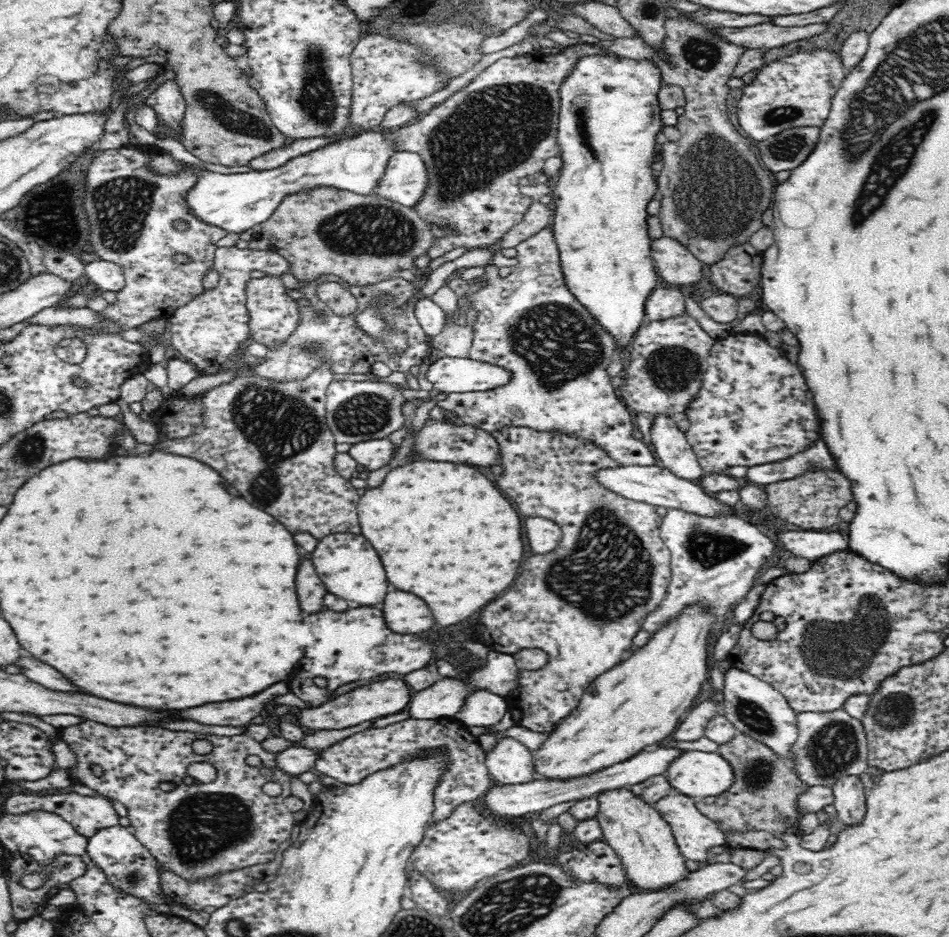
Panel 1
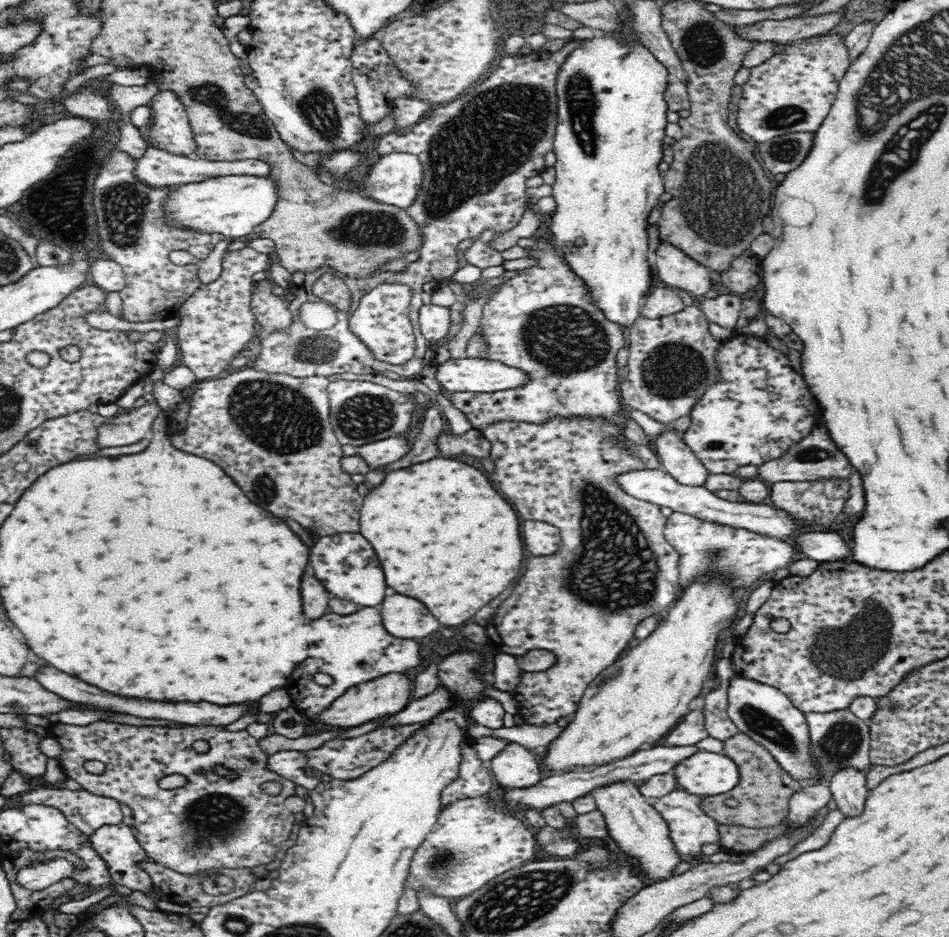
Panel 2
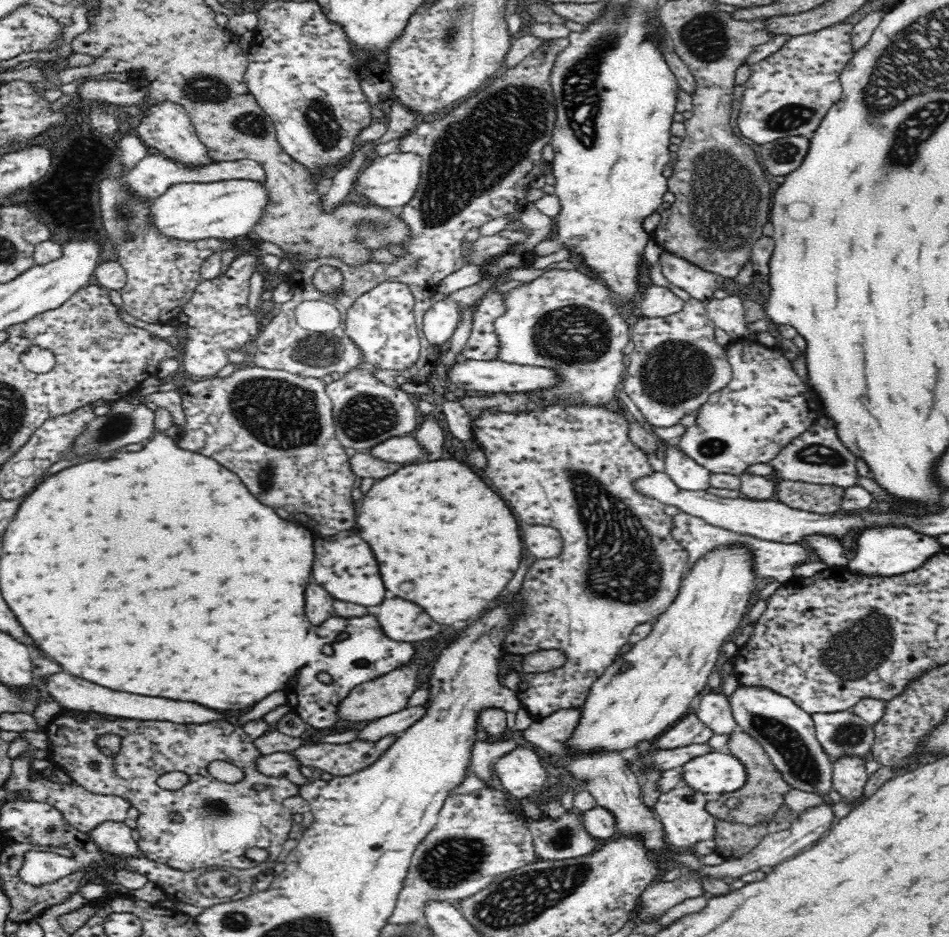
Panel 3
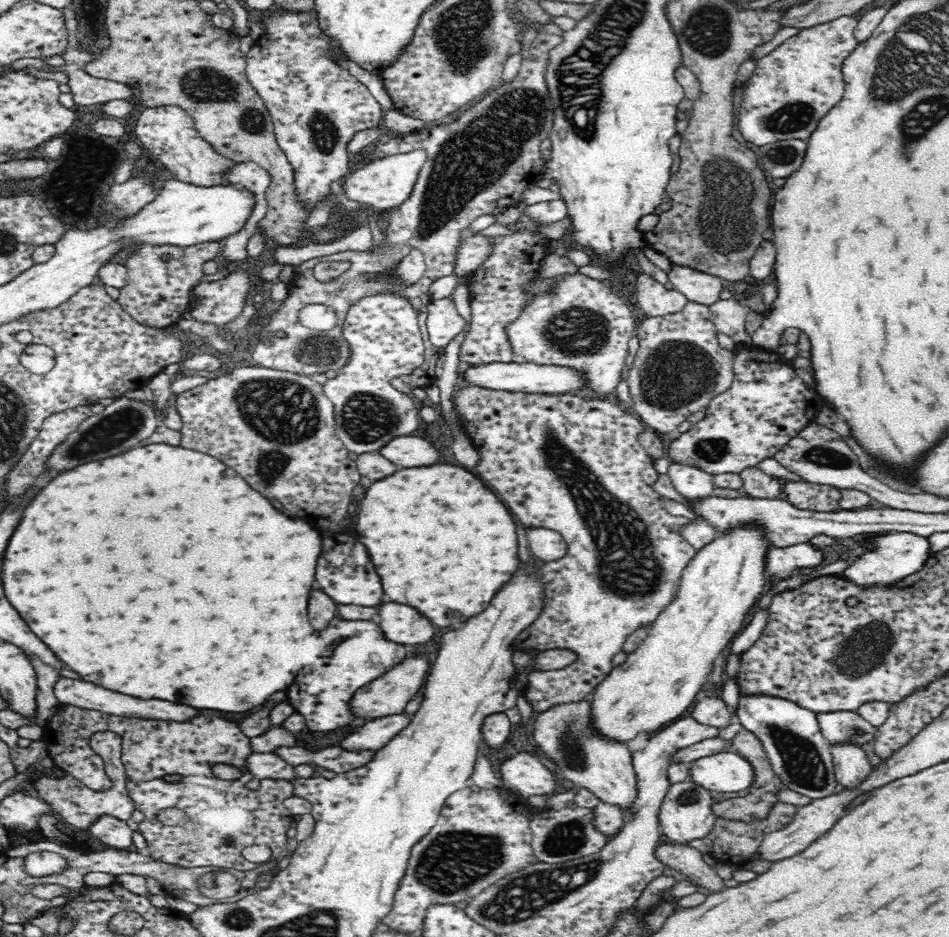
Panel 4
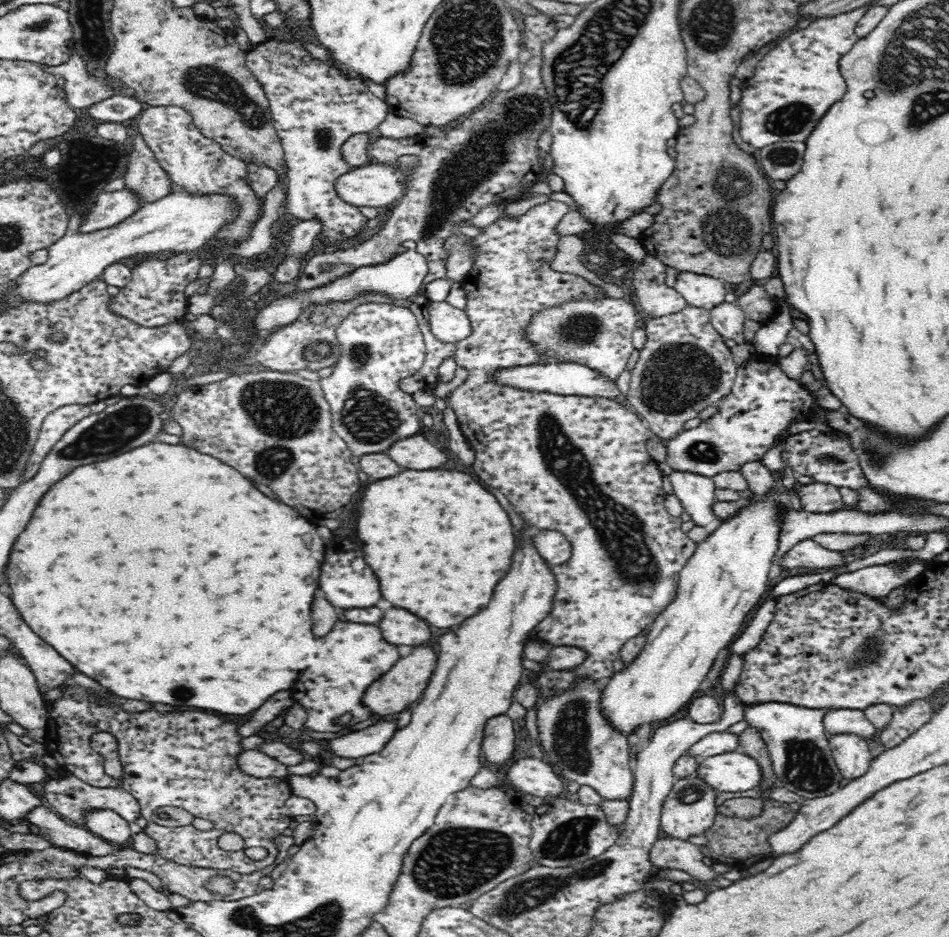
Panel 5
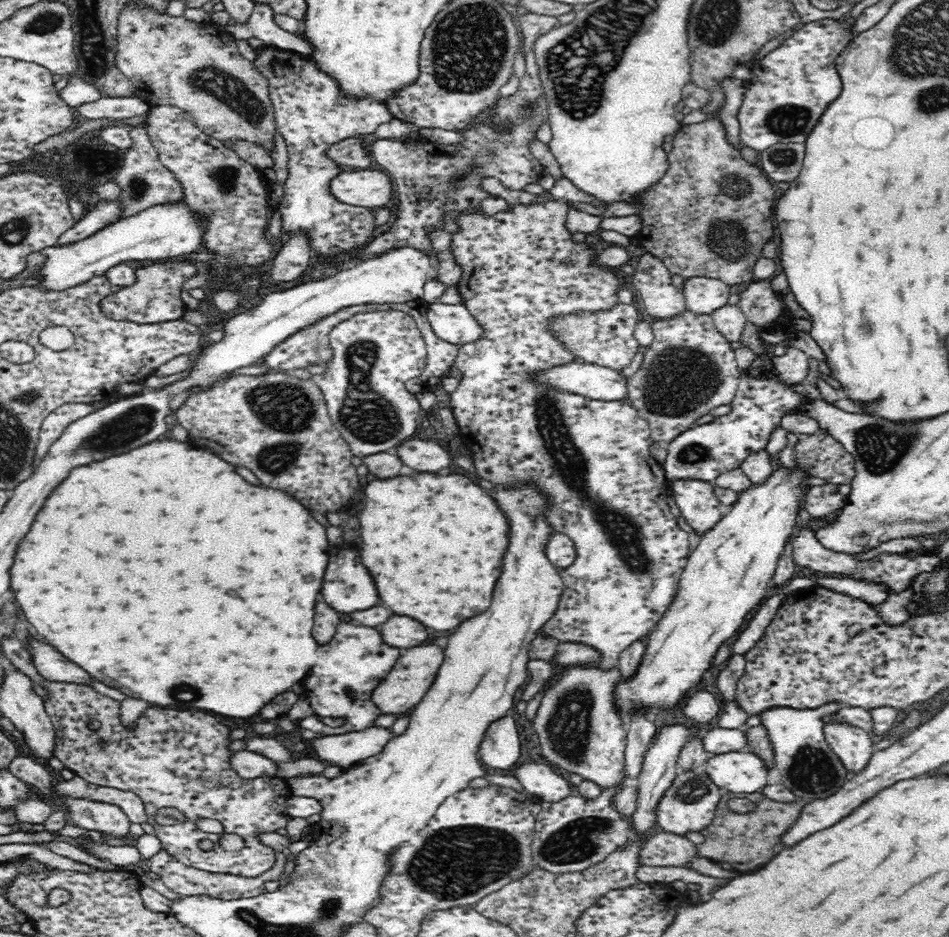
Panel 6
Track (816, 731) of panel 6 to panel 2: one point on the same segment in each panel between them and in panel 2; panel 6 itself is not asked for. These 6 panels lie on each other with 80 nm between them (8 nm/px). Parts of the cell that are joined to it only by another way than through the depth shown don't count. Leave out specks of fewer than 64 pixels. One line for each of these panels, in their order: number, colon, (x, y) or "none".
2: (764, 713)
3: (787, 733)
4: (800, 756)
5: (800, 752)

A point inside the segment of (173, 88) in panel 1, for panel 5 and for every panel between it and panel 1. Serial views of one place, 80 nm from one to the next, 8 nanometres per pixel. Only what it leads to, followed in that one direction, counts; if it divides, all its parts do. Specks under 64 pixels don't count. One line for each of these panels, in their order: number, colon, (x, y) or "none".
2: (170, 130)
3: (167, 129)
4: (167, 133)
5: (199, 165)

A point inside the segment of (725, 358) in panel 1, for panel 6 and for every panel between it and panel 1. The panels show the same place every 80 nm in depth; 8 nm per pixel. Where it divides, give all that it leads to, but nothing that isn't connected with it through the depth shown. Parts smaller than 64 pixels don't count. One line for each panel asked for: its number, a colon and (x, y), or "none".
2: (761, 406)
3: (765, 406)
4: (768, 404)
5: (764, 402)
6: (701, 453)

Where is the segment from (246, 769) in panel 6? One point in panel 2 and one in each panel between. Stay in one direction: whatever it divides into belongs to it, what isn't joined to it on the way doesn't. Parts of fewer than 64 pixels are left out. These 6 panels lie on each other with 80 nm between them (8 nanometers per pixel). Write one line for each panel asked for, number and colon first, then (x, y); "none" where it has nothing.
2: (290, 764)
3: (284, 764)
4: (269, 766)
5: (253, 762)

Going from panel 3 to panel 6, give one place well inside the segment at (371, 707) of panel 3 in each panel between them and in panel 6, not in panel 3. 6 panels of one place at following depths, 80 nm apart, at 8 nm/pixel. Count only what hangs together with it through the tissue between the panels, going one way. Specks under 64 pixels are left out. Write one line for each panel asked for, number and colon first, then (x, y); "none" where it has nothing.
4: (389, 694)
5: (404, 684)
6: (406, 684)

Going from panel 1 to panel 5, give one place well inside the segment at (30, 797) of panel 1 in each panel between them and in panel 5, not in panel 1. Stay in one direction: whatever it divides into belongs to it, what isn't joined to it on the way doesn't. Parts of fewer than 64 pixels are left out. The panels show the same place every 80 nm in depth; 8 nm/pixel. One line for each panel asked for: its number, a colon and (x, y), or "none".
2: (88, 812)
3: (84, 810)
4: (78, 806)
5: (71, 798)

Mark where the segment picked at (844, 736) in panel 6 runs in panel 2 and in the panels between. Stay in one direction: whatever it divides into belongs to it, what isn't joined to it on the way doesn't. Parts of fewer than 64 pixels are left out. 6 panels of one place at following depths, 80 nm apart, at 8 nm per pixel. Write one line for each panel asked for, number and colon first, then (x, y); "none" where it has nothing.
2: (848, 788)
3: (849, 778)
4: (851, 766)
5: (851, 753)

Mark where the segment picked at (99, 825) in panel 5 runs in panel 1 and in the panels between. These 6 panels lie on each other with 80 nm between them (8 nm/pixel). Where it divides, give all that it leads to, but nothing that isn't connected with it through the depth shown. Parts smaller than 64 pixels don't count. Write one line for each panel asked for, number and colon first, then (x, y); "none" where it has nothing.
1: (129, 866)
2: (118, 847)
3: (115, 838)
4: (112, 832)

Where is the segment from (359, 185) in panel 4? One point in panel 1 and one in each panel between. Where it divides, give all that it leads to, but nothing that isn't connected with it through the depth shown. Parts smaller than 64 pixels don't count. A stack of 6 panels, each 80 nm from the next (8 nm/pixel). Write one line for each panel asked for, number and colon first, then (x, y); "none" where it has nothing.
1: (406, 178)
2: (395, 179)
3: (390, 181)

